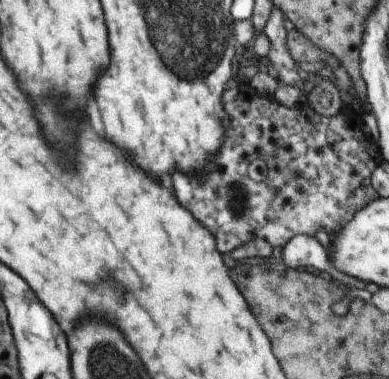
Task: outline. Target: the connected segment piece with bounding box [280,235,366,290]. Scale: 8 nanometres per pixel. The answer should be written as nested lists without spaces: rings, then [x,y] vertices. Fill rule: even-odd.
[[[296,235],[282,247],[281,262],[287,268],[316,268],[323,269],[331,276],[334,282],[341,282],[351,288],[364,289],[365,284],[343,272],[339,272],[331,262],[329,262],[326,251],[314,236]]]

